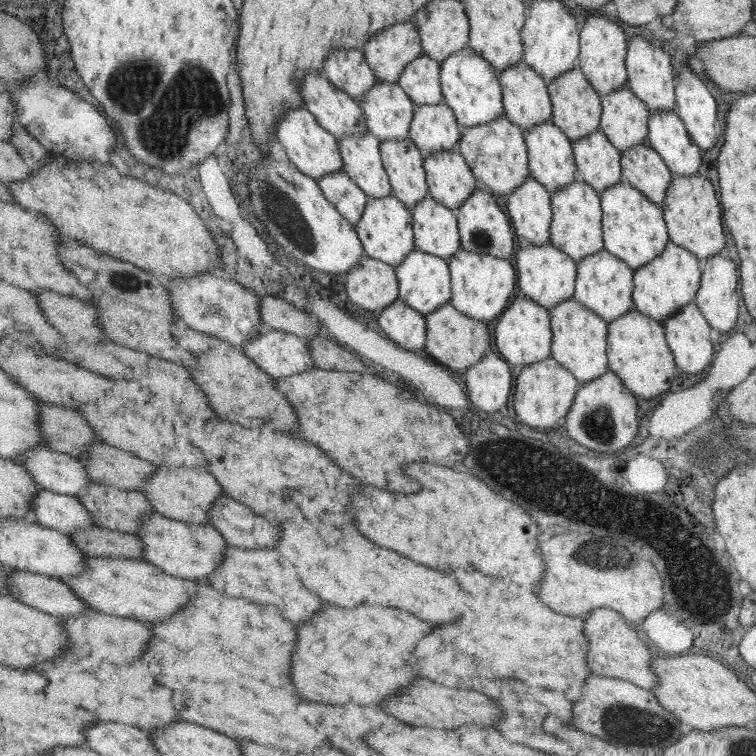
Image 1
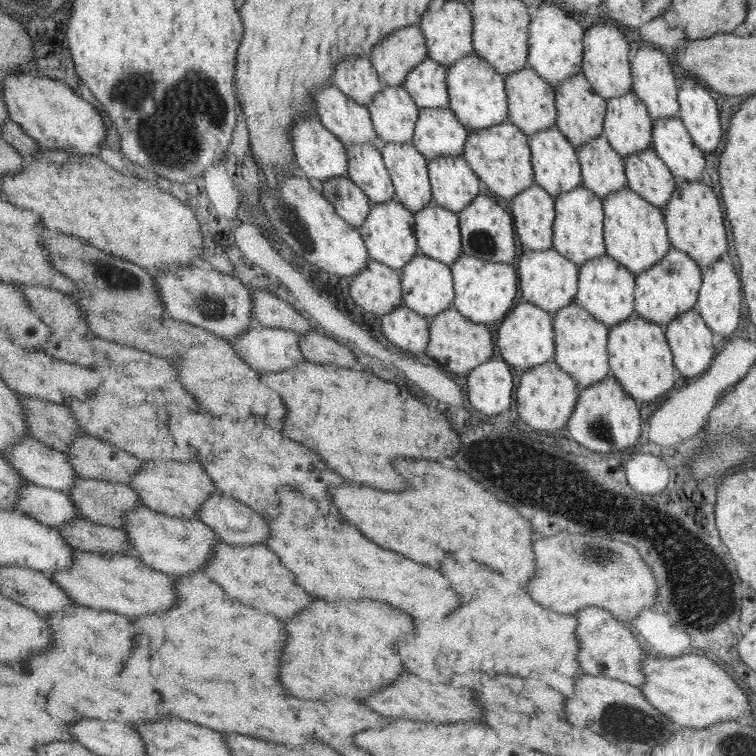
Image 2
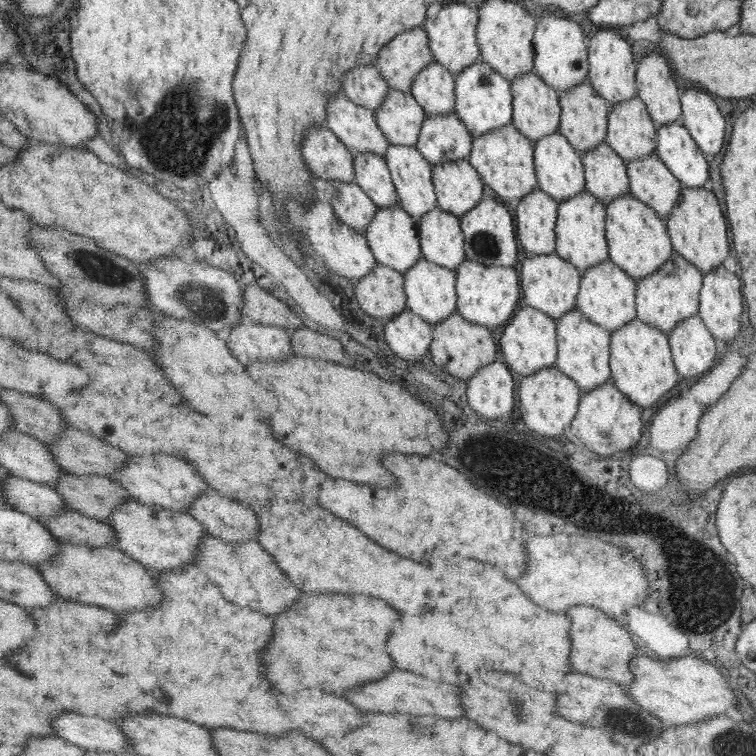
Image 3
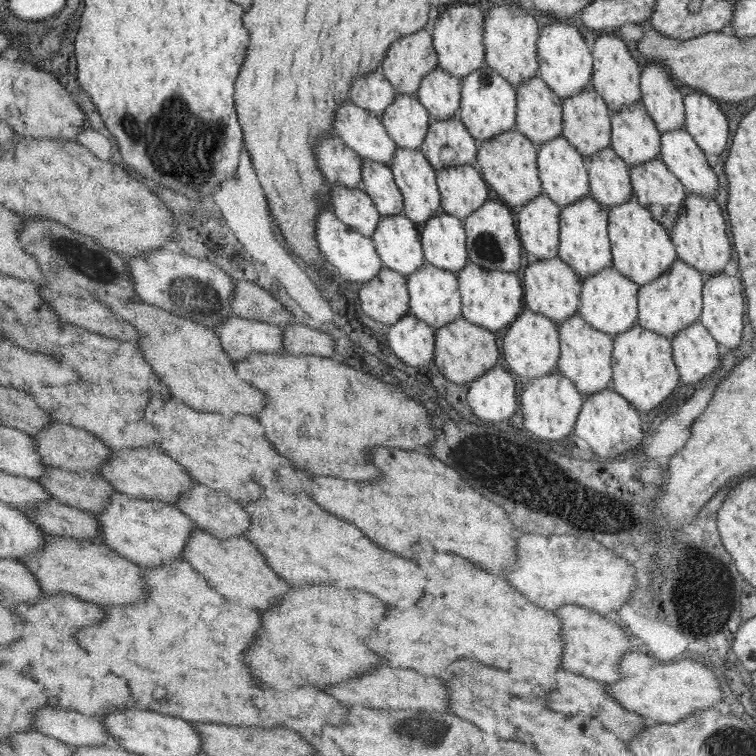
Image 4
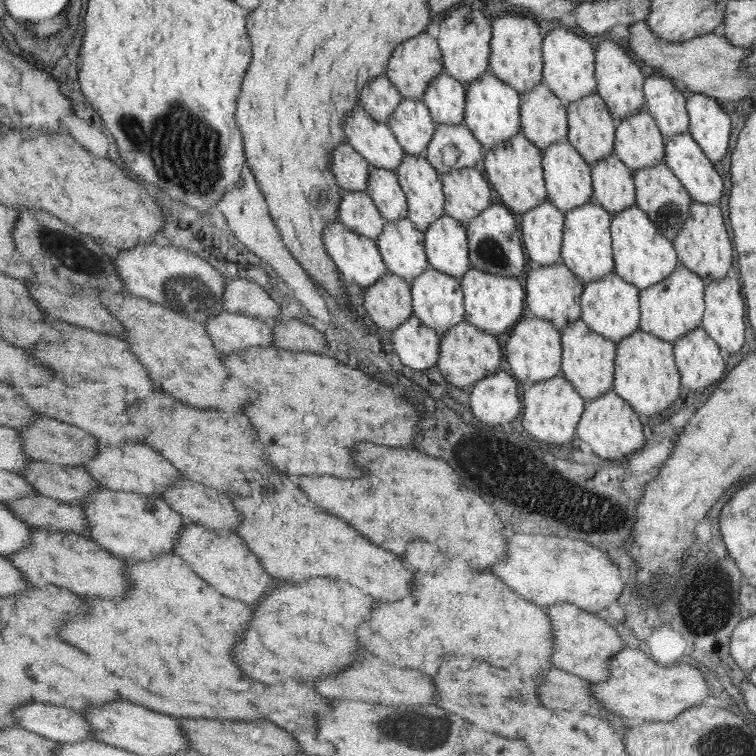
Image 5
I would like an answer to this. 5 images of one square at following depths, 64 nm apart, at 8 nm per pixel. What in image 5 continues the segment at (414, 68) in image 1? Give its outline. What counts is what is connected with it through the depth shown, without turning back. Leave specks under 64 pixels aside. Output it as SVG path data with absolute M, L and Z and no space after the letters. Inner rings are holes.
M445 72L436 76L422 98L438 124L463 124L466 119L466 88Z

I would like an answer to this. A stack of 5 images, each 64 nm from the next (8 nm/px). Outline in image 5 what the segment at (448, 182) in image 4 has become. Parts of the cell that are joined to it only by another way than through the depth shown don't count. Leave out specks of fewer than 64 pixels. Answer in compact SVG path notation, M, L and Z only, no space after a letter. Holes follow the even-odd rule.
M477 168L450 170L443 176L443 191L447 193L448 216L455 217L464 226L491 206L491 183Z

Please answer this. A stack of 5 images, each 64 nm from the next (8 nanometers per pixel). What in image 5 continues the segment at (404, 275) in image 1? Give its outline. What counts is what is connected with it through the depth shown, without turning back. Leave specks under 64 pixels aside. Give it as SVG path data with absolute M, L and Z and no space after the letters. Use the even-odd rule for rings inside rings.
M430 268L410 284L411 296L414 298L414 315L419 317L428 328L435 329L436 333L442 335L466 320L466 301L460 279Z

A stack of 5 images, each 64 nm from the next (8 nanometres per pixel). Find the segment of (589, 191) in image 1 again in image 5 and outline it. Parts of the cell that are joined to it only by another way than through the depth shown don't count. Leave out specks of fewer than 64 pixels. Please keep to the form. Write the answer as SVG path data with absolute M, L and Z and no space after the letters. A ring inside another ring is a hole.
M594 201L574 208L566 214L563 228L562 262L584 282L584 285L604 279L612 273L615 260L612 260L612 240L610 240L610 214Z

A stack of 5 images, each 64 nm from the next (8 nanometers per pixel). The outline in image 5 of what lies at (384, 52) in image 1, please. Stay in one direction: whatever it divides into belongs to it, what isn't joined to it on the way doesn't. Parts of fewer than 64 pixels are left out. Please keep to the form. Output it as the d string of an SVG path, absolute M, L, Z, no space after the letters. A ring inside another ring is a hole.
M424 32L406 40L395 49L392 60L387 64L385 75L391 79L402 94L403 99L416 99L422 101L428 86L436 76L444 72L443 51L439 47L437 38Z

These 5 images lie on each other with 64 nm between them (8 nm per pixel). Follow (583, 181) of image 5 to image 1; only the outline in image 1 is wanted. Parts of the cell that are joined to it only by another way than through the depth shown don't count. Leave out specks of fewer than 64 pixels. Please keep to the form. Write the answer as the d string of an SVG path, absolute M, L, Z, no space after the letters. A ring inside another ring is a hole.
M552 121L538 124L534 128L526 129L528 152L530 153L531 177L543 184L551 192L566 188L574 183L576 176L575 152L572 152L572 144L563 130Z

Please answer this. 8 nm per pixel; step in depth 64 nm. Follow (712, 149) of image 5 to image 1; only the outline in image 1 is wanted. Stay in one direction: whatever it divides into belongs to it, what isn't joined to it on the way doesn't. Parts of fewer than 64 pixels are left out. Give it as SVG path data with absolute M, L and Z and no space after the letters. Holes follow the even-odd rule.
M692 65L676 70L675 110L683 119L692 140L695 140L700 148L708 151L718 142L716 130L718 106L714 102L714 96L704 86L704 82L698 75L694 76L692 70L694 70Z

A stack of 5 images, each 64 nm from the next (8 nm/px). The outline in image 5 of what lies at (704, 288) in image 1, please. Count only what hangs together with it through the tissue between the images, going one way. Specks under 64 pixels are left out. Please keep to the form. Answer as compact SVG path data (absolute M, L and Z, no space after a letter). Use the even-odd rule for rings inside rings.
M724 278L708 284L707 312L701 326L716 345L731 354L744 346L744 312L746 304L737 279Z

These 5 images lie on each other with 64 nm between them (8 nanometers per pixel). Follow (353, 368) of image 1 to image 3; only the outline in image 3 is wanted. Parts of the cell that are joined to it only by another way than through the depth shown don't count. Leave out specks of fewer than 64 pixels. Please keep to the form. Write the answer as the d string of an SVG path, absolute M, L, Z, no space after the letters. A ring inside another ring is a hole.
M308 323L300 329L290 330L291 345L295 355L342 362L345 351L342 344L331 333L322 331Z

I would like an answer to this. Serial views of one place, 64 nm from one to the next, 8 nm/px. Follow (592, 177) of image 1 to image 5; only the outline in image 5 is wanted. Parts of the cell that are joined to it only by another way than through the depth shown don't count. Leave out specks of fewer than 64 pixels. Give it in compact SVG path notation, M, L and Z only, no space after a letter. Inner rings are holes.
M612 152L596 164L592 164L595 177L595 197L598 205L608 212L622 212L637 204L634 183L628 166Z

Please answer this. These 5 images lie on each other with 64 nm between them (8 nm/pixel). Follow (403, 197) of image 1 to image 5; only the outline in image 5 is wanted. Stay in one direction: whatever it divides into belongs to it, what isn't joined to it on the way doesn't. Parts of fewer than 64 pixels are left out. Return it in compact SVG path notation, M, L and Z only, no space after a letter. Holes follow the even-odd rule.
M406 154L396 170L399 183L407 195L407 218L416 228L426 231L444 216L444 191L440 174L422 158Z

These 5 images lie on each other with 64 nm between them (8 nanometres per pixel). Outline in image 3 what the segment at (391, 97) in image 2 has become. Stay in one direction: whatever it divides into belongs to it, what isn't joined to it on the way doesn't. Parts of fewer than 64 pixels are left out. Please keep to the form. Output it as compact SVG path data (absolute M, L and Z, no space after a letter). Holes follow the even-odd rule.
M390 88L384 104L374 112L391 144L415 146L419 142L427 113L411 93Z

